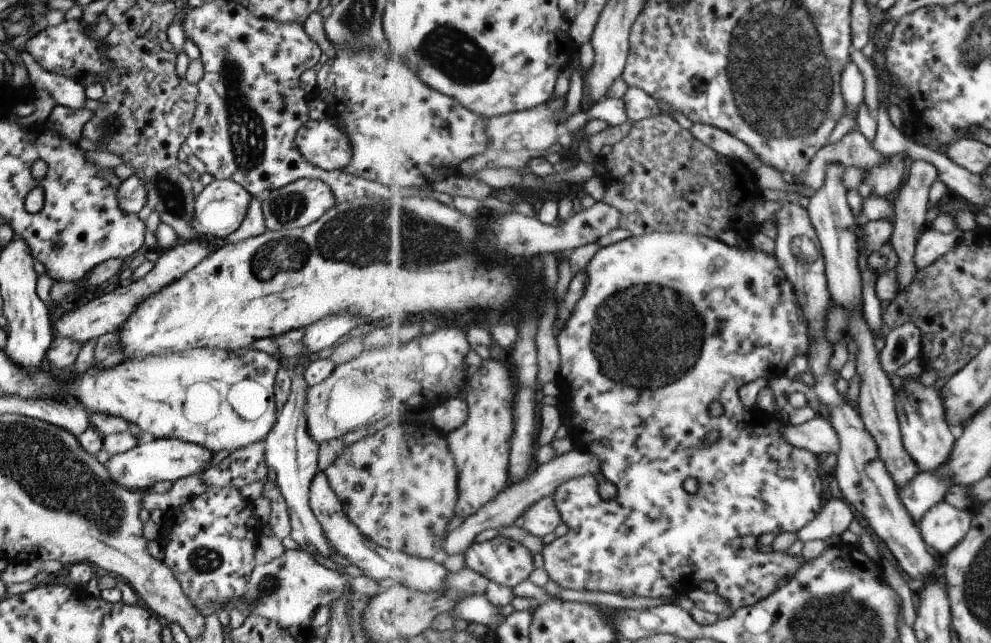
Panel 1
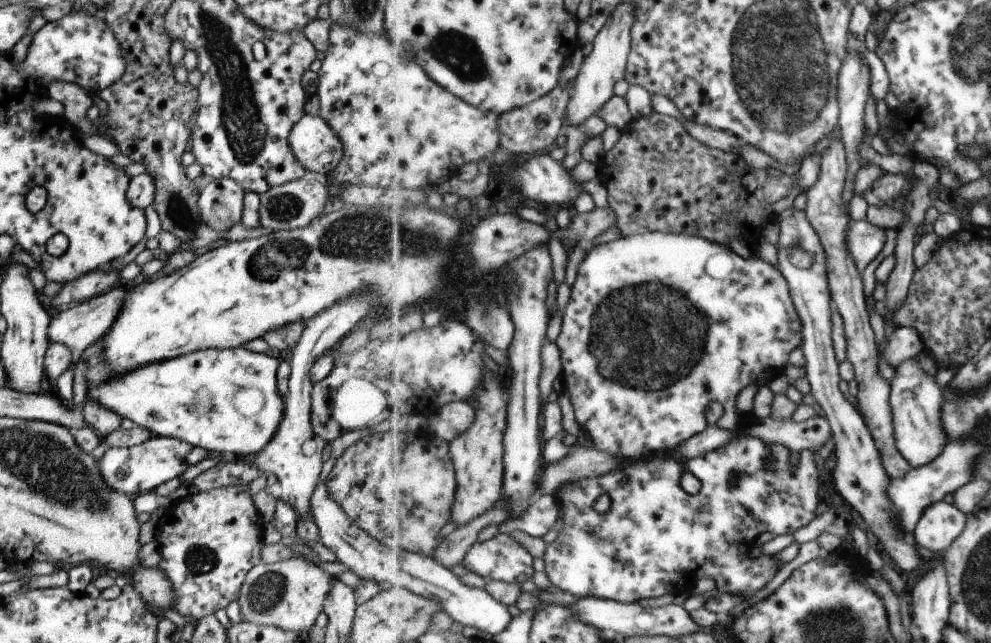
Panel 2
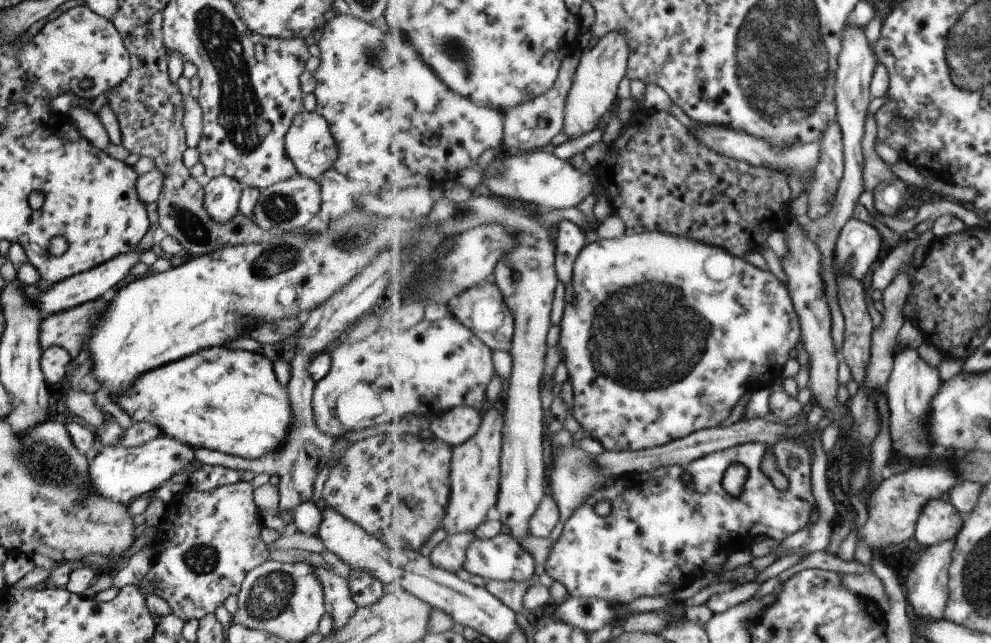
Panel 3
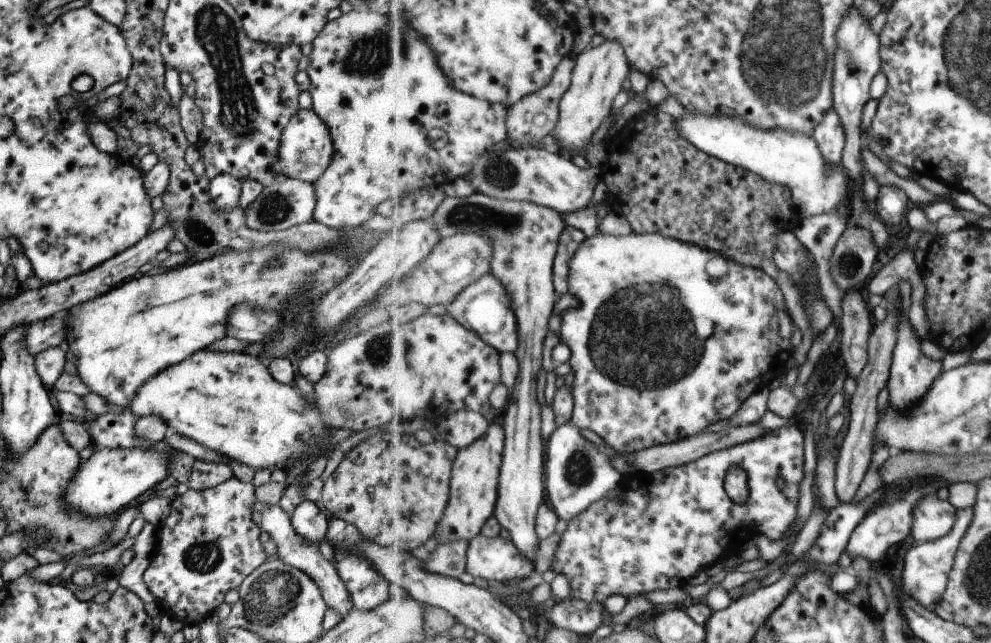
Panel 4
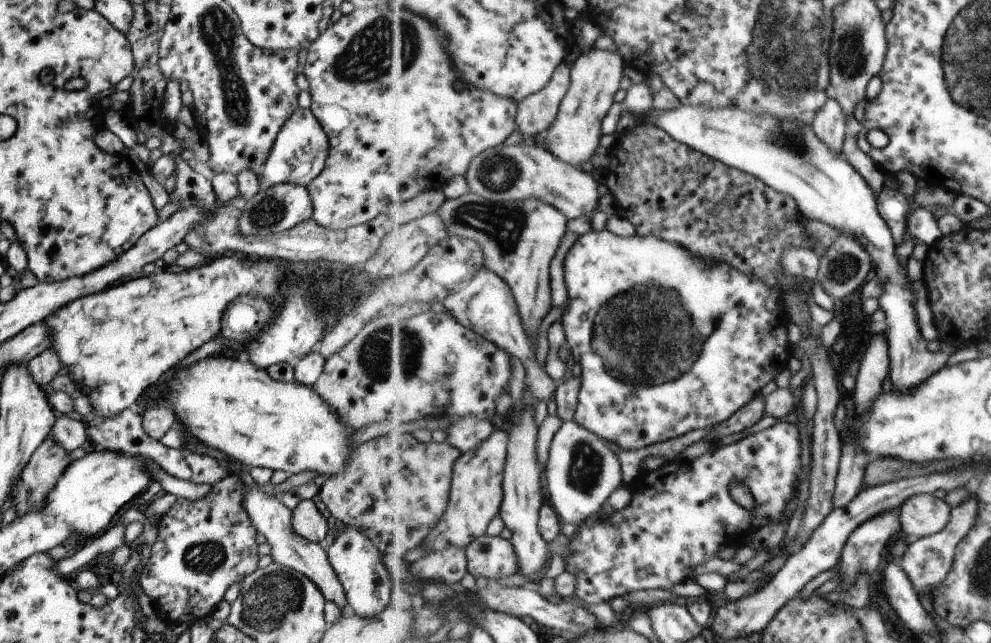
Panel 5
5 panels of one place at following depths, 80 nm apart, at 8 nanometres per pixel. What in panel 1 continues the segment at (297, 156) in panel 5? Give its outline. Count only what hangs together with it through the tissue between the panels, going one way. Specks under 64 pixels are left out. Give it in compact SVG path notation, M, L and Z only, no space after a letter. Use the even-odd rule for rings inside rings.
M330 119L304 122L295 135L294 143L307 162L324 171L344 169L351 158L347 135L332 125Z

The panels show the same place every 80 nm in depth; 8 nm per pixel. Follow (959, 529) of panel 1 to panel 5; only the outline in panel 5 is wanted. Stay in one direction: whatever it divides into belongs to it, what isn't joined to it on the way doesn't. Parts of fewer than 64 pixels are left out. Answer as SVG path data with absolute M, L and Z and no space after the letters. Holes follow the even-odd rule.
M931 493L913 495L902 506L902 530L914 542L933 536L947 528L951 522L953 507L944 499Z

